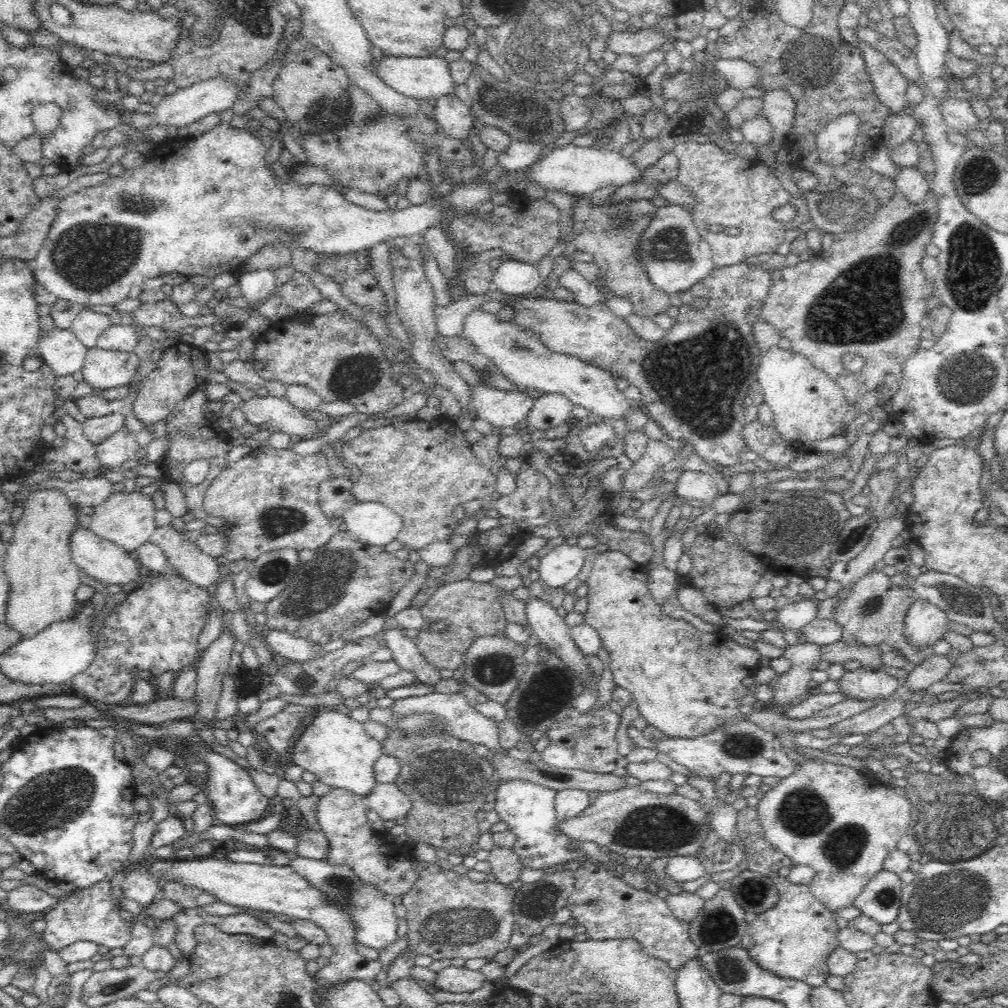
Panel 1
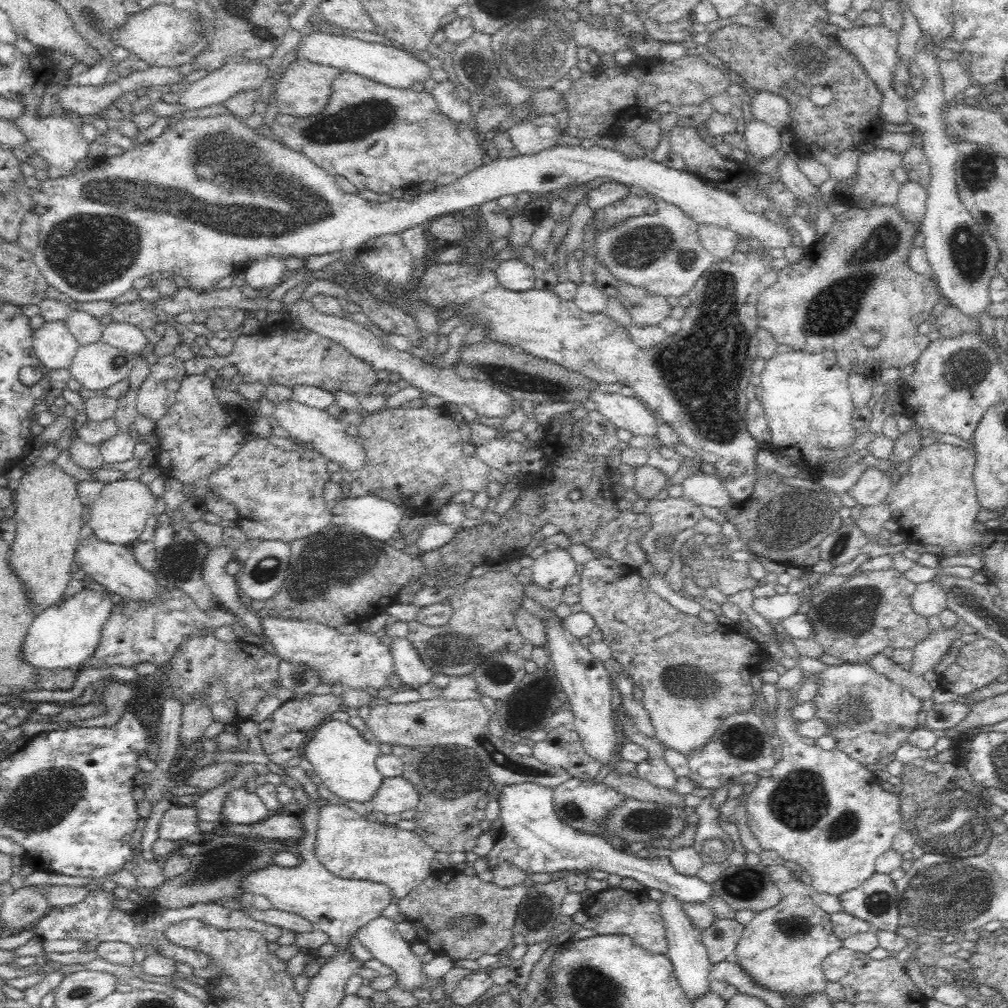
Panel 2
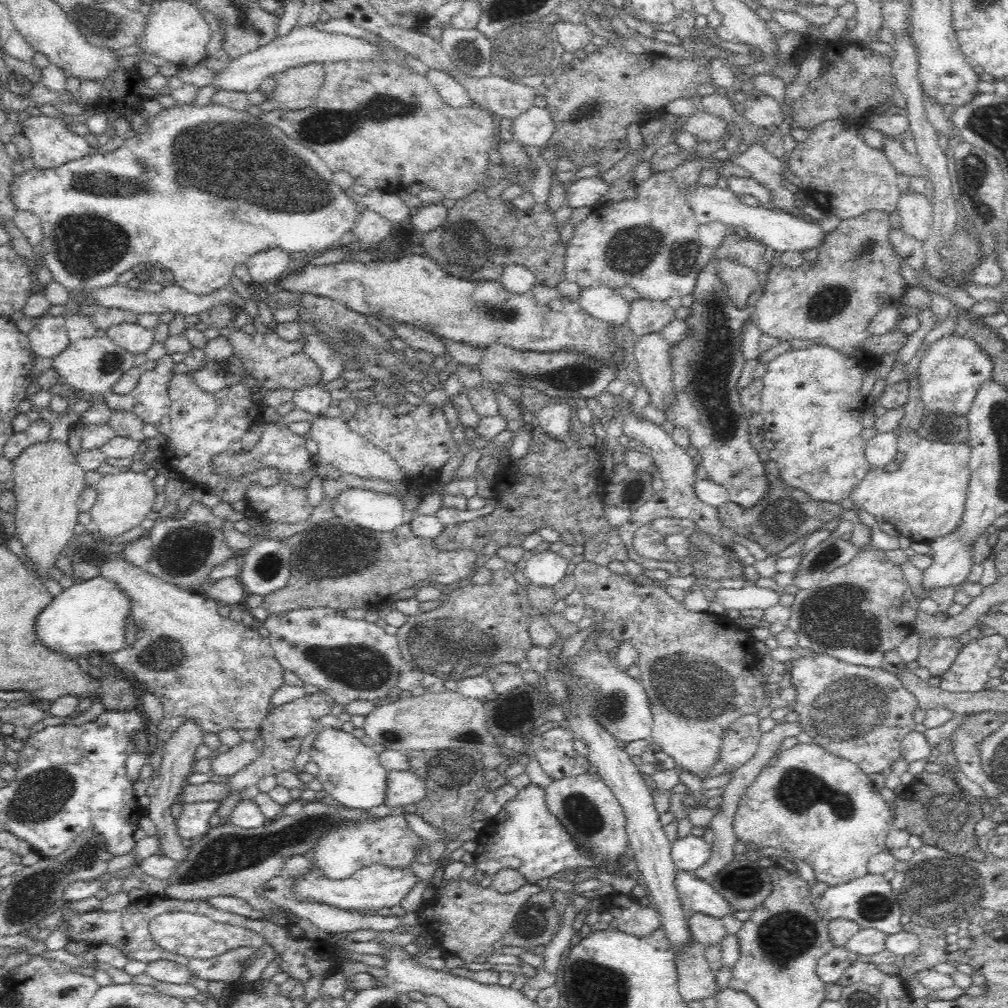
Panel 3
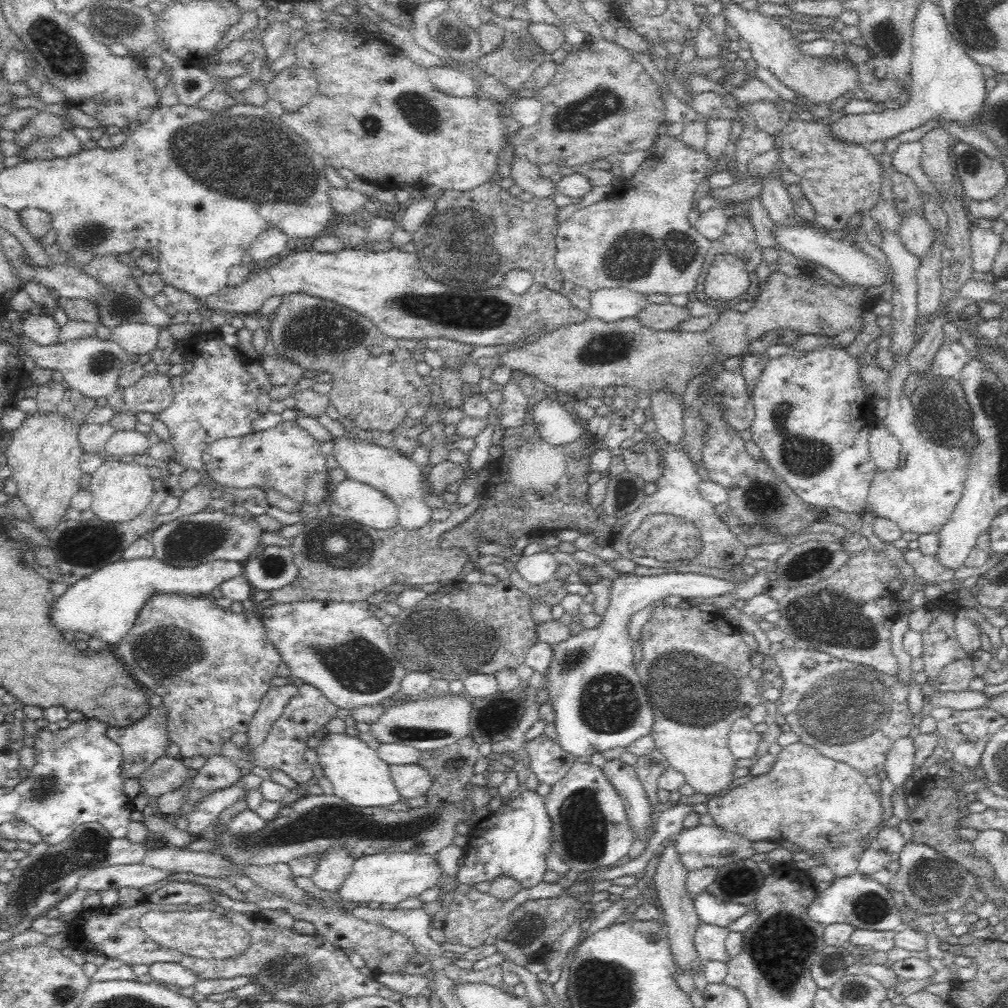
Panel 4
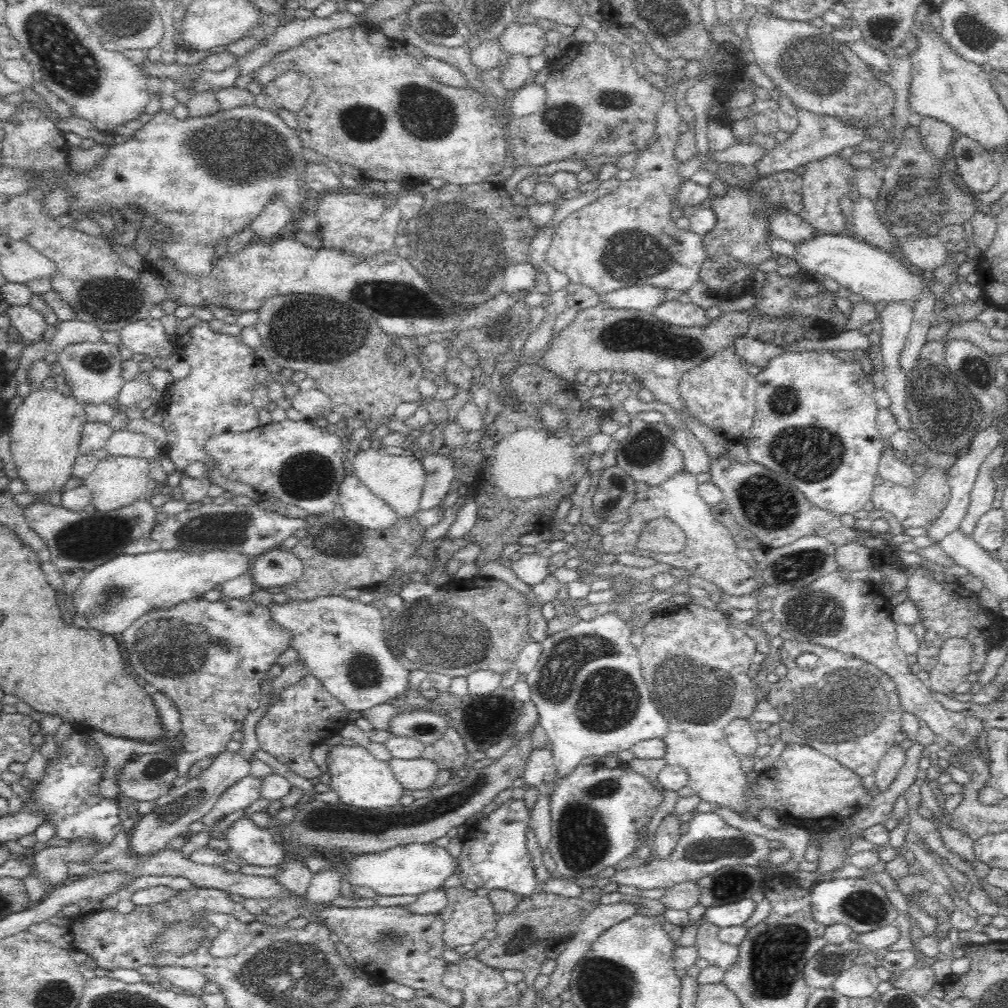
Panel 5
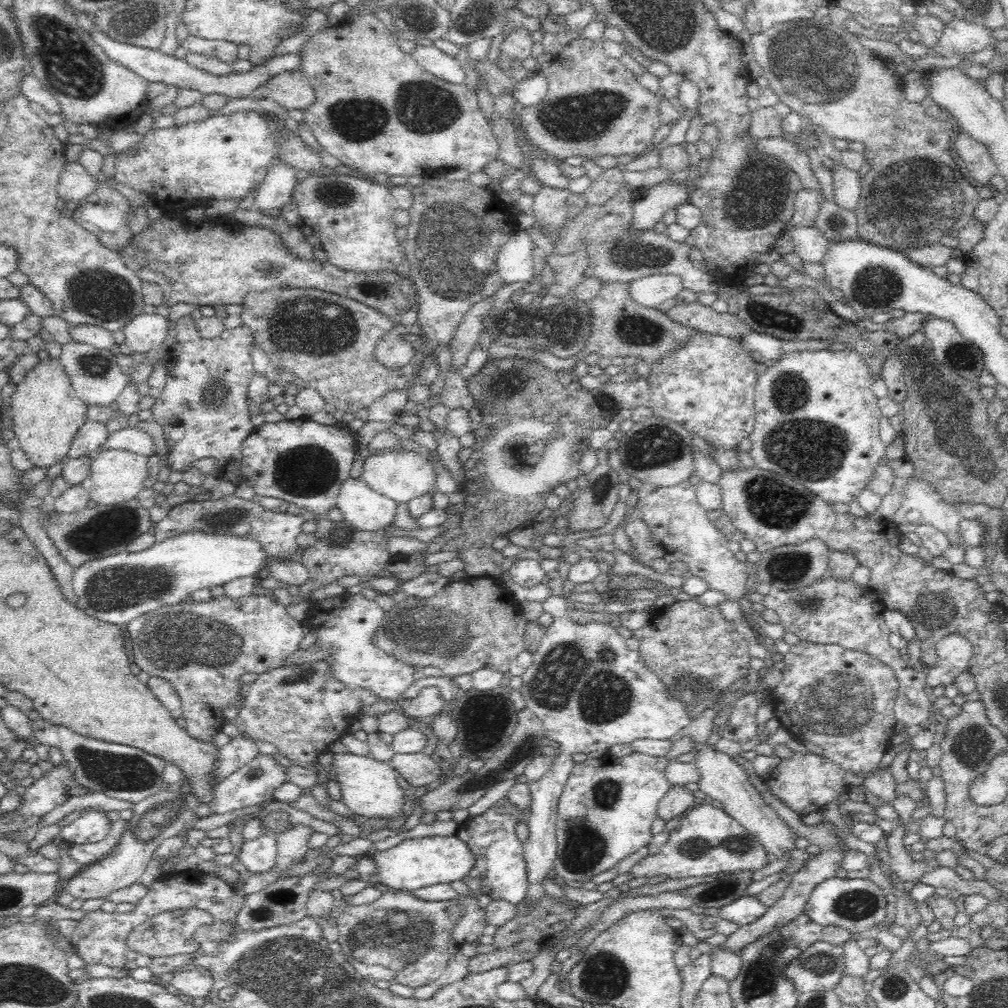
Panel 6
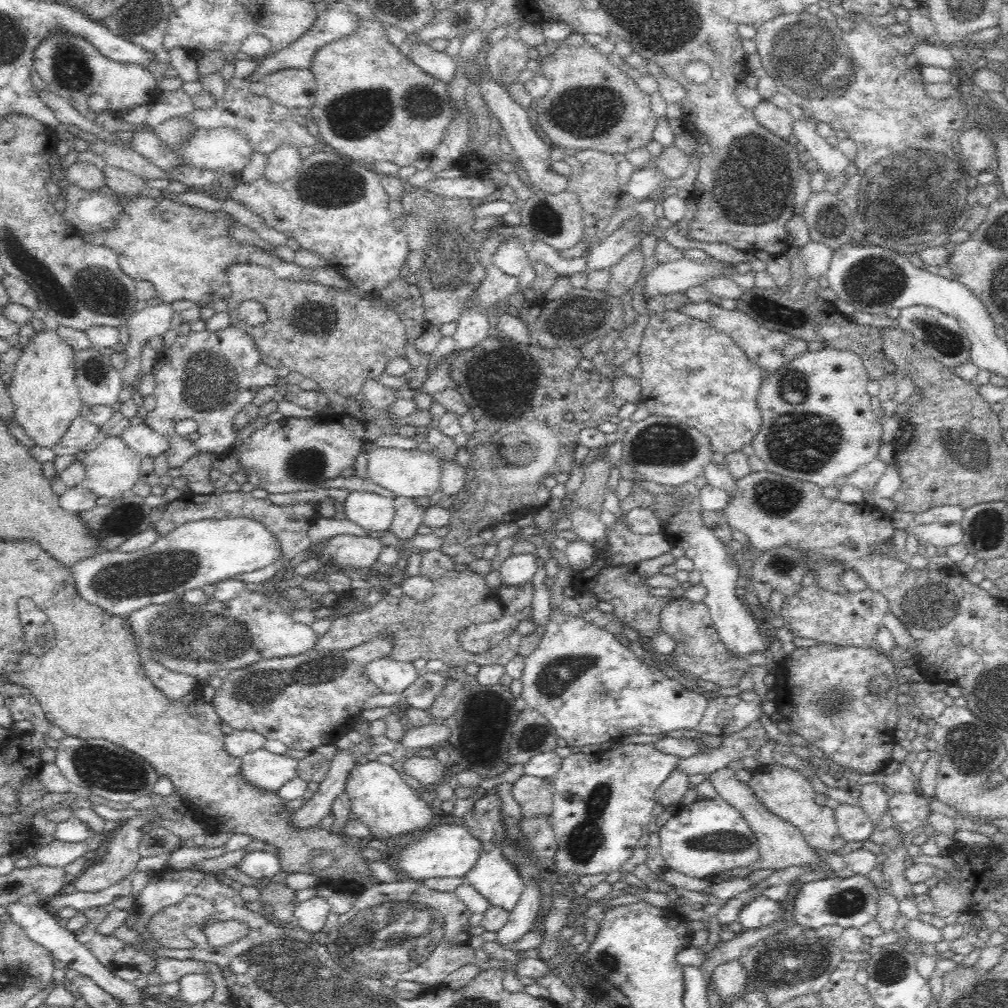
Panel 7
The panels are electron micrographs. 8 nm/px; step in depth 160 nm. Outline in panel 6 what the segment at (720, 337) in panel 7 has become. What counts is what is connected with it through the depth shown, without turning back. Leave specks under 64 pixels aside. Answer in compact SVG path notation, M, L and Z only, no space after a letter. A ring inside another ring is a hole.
M696 331L681 347L651 368L647 379L652 387L649 408L656 417L670 420L714 446L735 449L753 434L753 395L759 371L737 340Z

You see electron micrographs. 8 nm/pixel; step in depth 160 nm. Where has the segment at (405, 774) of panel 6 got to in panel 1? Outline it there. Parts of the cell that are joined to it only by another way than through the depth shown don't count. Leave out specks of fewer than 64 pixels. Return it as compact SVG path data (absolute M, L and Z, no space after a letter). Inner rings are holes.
M375 783L364 797L367 808L376 812L384 821L404 818L412 804L410 797L407 797L395 783Z

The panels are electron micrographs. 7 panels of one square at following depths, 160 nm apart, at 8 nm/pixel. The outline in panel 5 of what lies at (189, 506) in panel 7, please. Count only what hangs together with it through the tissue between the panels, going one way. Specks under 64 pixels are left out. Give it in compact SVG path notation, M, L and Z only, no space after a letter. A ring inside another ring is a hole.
M227 502L224 505L207 503L200 509L180 512L163 518L149 535L151 540L160 544L162 550L184 550L192 554L212 552L213 550L228 550L240 552L254 559L270 548L280 548L283 542L293 536L297 530L310 530L306 514L305 518L287 518L256 503L235 506Z

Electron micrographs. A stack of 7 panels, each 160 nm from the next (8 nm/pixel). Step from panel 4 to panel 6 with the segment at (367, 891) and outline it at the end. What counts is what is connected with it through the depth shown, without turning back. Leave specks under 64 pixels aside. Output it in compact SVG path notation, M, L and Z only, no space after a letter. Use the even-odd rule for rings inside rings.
M452 836L406 838L395 847L368 855L374 862L372 884L387 891L412 892L426 886L462 881L474 867L474 856L462 839Z

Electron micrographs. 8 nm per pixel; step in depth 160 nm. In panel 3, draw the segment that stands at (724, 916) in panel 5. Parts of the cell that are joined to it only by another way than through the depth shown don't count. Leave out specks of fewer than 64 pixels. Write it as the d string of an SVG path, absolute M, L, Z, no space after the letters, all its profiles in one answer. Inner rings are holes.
M677 870L676 888L684 909L690 915L704 913L722 919L733 914L730 904L709 884L693 873Z

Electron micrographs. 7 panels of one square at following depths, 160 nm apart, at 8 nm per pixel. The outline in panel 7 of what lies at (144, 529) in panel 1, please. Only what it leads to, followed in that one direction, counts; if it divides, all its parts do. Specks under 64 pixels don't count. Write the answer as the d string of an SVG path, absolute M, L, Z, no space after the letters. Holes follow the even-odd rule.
M106 437L106 440L94 450L81 456L86 467L84 486L96 498L117 499L132 492L134 485L139 481L142 458L134 450L124 445L118 437Z

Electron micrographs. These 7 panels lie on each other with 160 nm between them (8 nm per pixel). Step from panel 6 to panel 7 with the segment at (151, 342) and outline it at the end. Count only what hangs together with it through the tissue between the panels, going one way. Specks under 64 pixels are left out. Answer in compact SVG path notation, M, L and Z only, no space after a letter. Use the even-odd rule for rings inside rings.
M162 303L157 306L147 306L128 318L124 324L129 334L125 345L127 356L126 366L120 371L124 385L130 385L140 374L142 351L149 345L154 336L162 337L171 327L173 313L170 305Z

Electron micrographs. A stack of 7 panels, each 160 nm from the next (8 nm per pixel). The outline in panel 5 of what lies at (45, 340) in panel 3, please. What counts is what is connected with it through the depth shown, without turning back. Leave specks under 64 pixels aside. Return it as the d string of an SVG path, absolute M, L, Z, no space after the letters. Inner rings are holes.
M30 305L13 306L6 311L11 325L18 329L19 335L30 343L44 340L49 324L45 318Z

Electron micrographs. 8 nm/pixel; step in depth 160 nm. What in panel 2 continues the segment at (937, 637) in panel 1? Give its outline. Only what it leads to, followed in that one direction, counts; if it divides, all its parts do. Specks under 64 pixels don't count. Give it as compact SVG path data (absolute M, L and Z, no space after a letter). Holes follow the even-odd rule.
M936 579L917 584L911 598L912 610L916 615L926 619L931 616L939 616L947 607L944 589L938 585Z

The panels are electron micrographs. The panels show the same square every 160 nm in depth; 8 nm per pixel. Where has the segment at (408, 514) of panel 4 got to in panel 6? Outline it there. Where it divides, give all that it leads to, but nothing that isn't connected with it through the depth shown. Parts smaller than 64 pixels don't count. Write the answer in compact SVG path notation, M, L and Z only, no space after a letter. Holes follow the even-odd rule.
M402 449L400 451L372 452L364 461L362 478L374 492L380 493L396 504L408 504L414 498L426 494L436 484L436 472L431 462L421 454Z

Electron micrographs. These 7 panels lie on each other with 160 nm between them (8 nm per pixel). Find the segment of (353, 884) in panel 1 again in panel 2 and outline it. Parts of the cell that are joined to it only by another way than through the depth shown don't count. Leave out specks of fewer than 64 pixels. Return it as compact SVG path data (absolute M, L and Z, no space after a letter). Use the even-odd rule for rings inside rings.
M378 916L358 932L357 939L372 954L374 959L379 960L385 967L390 968L391 974L396 981L395 985L407 990L406 988L413 988L424 984L432 989L433 986L436 986L436 980L428 979L422 973L423 964L421 959L412 953L411 944L404 941L399 930L397 930L397 926L392 919Z

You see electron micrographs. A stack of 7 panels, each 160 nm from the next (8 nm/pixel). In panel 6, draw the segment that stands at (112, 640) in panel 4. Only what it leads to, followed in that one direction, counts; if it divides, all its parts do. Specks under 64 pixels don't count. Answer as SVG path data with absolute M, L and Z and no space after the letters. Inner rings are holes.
M188 532L142 552L122 551L86 561L73 572L73 590L79 598L78 607L84 613L98 621L126 628L130 621L142 614L191 600L196 590L223 586L237 578L260 577L268 560L256 540Z

